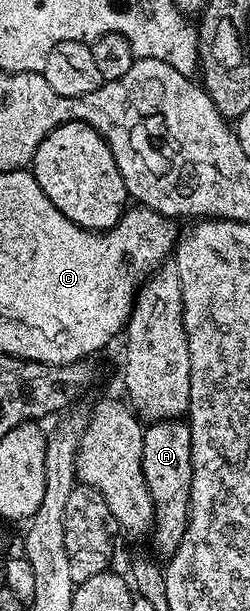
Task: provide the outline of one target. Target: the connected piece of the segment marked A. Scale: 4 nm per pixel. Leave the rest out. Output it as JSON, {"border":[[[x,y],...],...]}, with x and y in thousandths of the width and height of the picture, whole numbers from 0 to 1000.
{"border":[[[724,687],[616,691],[576,699],[572,779],[612,807],[612,894],[672,917],[716,897],[756,856],[764,812],[764,707]]]}

